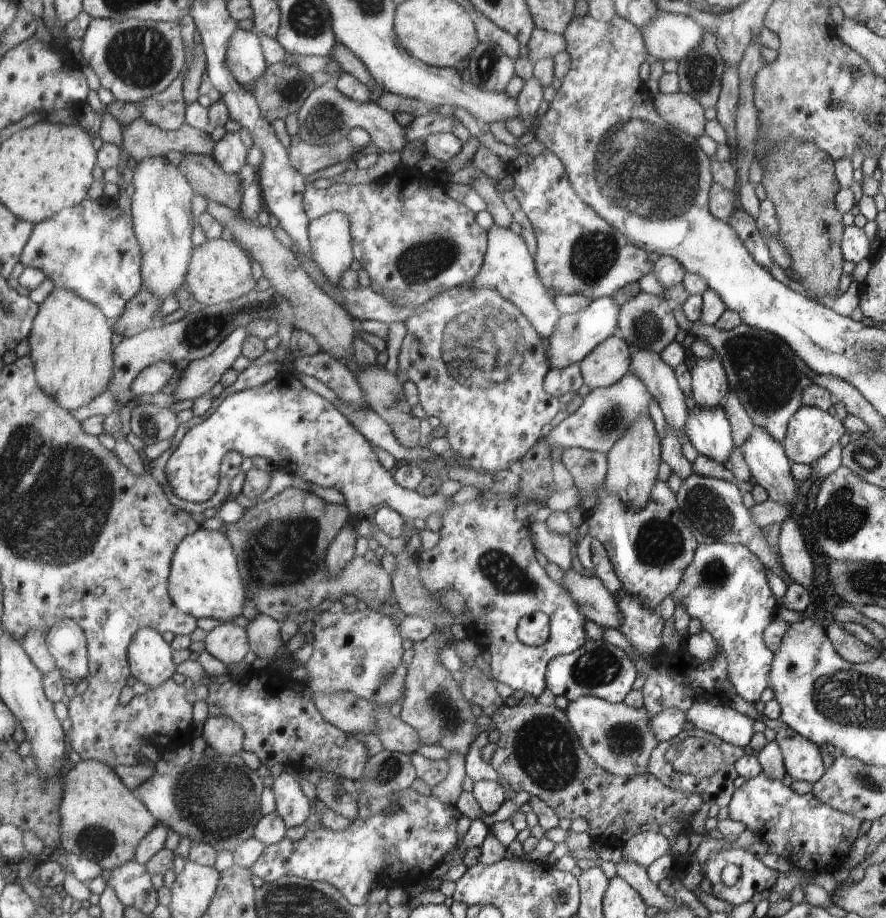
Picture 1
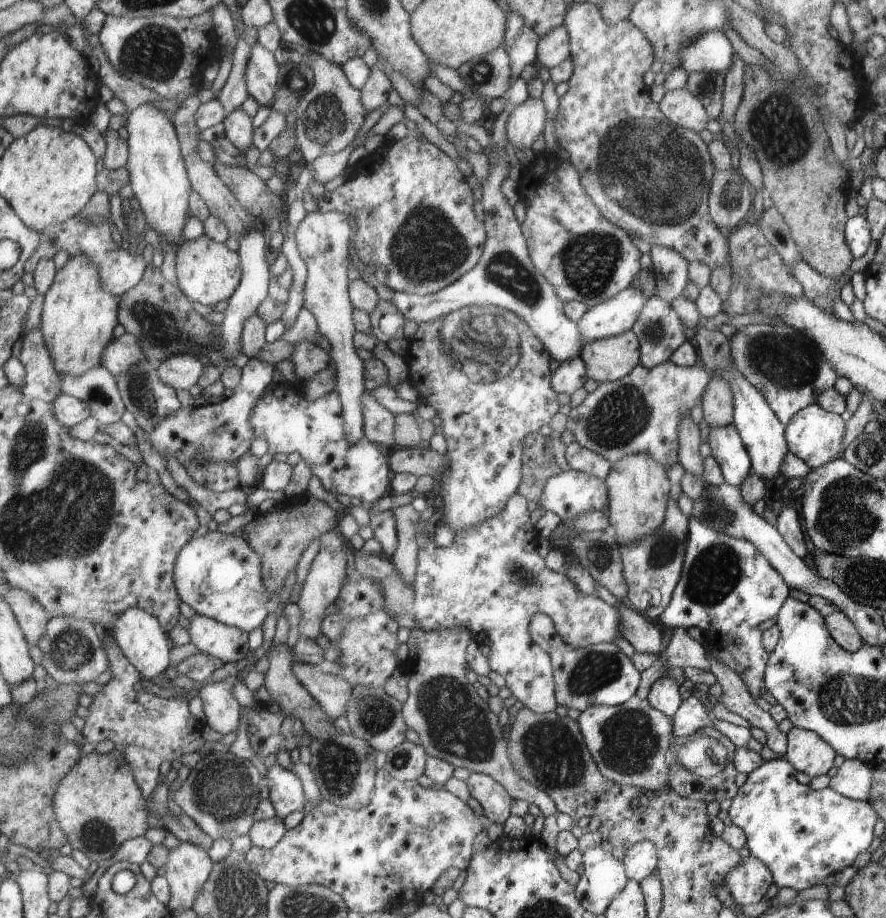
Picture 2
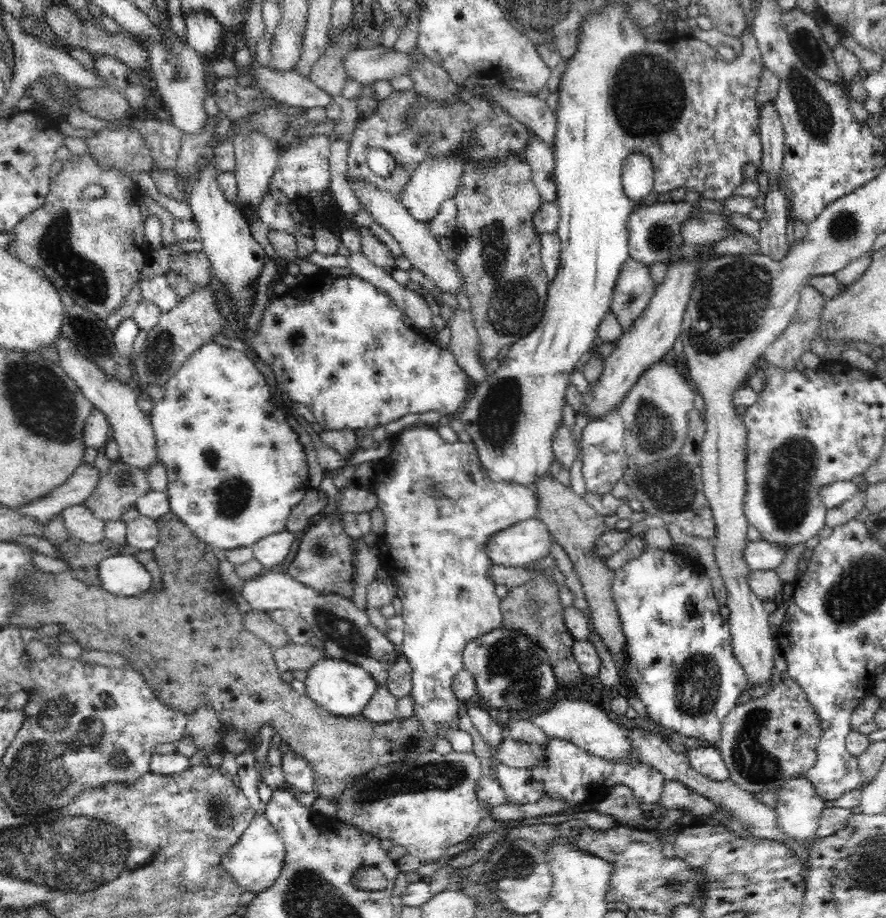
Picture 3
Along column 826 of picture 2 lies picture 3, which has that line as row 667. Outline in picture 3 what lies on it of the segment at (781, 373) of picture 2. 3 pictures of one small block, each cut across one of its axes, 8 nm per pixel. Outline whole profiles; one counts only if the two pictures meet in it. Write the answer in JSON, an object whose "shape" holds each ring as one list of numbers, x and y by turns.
{"shape":[[271,569,262,571,256,578,244,580,241,595,248,601,252,611,267,613,289,610,297,614,310,625,314,636,323,640,328,657,358,664,376,679,378,686,386,684,390,667,400,654,400,647,371,625,367,612,351,599,339,594,320,594,288,576,287,572,274,572]]}

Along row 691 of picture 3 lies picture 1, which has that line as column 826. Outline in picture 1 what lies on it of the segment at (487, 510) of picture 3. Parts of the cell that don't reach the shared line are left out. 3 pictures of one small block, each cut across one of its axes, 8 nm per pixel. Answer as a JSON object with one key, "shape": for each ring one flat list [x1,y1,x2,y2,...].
{"shape":[[802,406,787,424,786,439,782,443,786,446,787,455,792,463,811,465,818,458,822,458,834,444,838,444,846,431,843,422,835,419,828,411,812,406]]}

